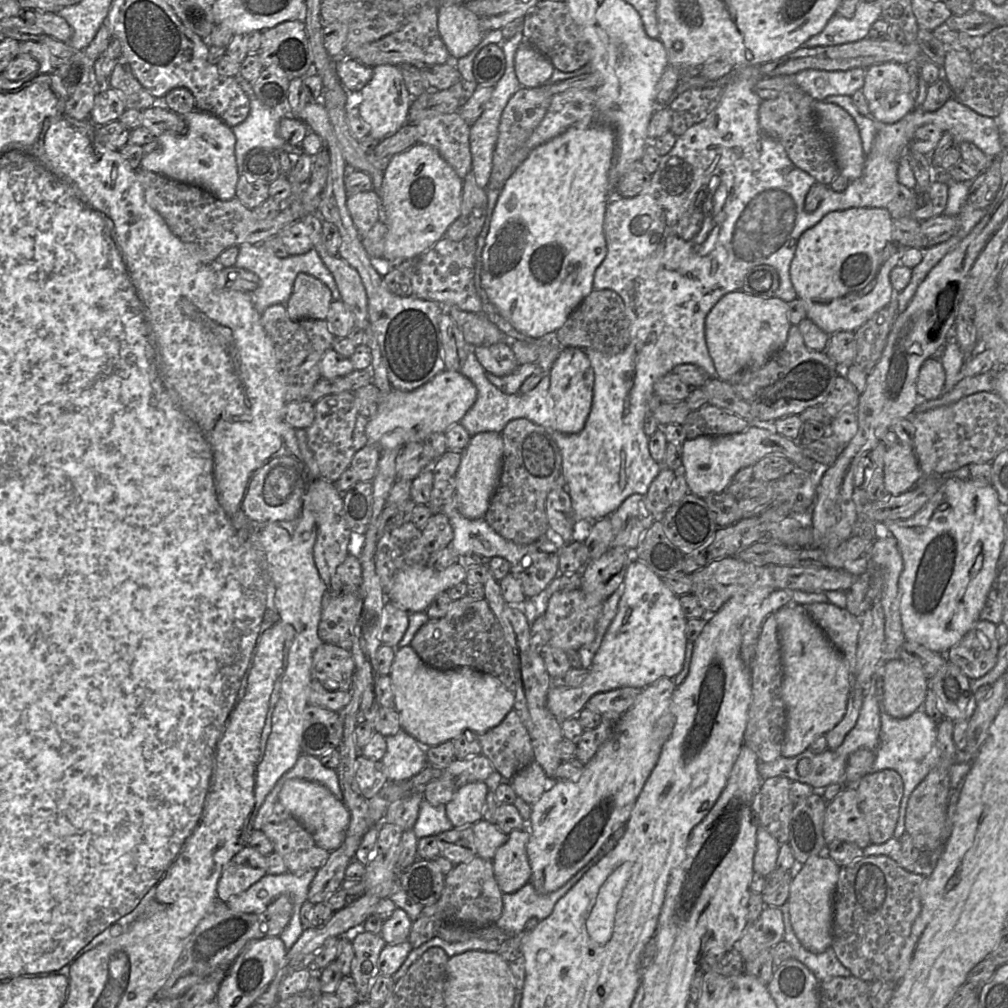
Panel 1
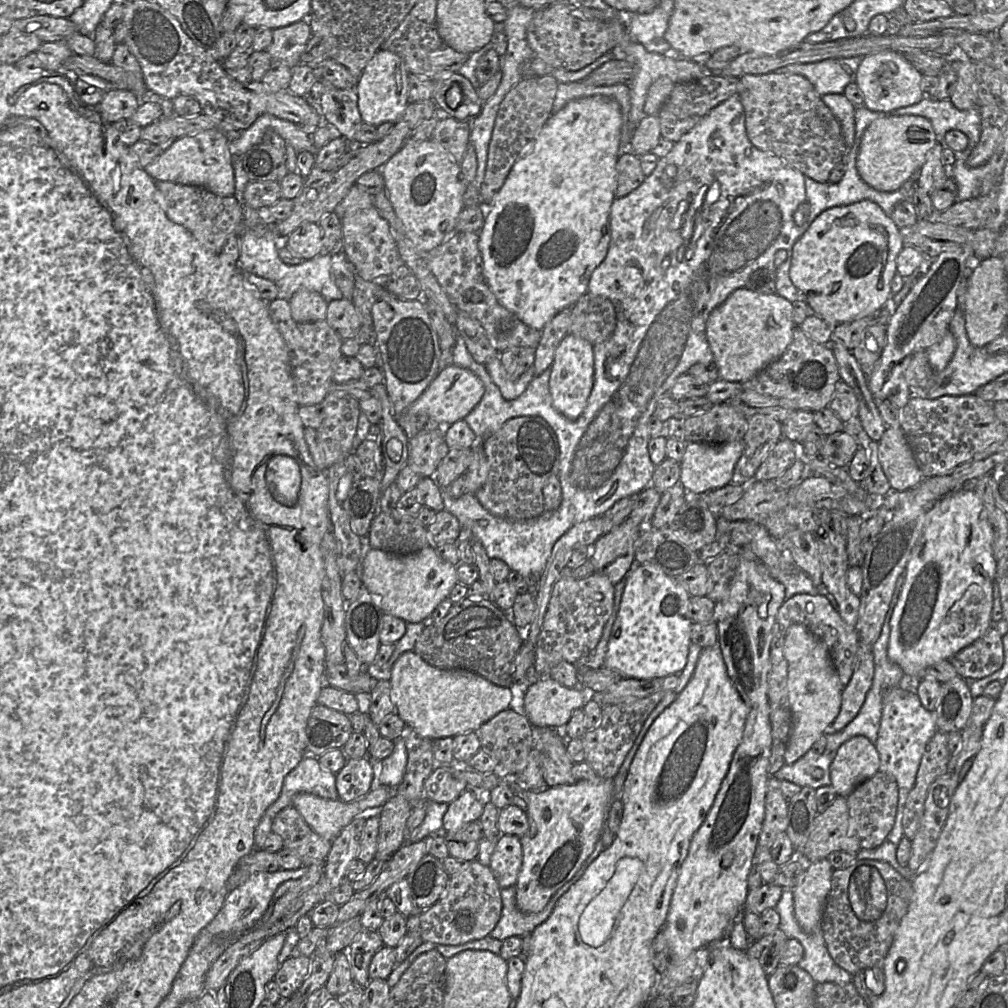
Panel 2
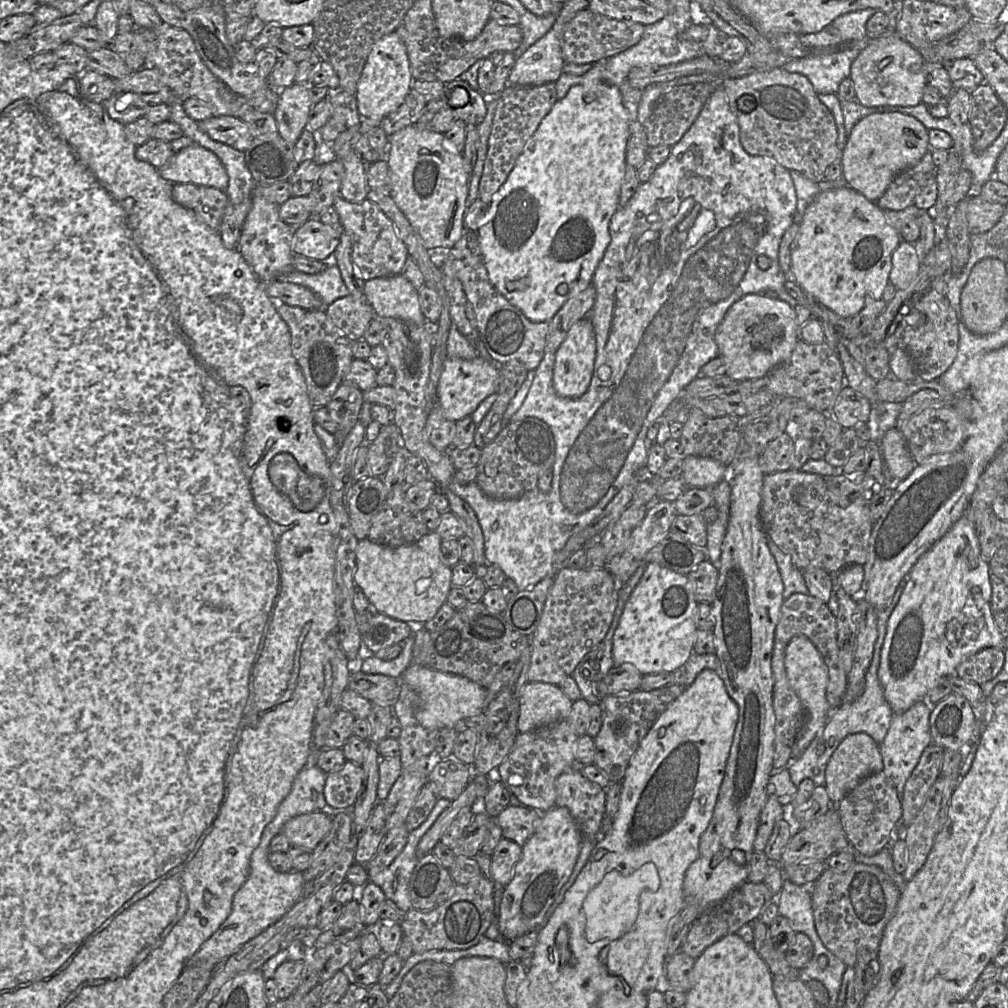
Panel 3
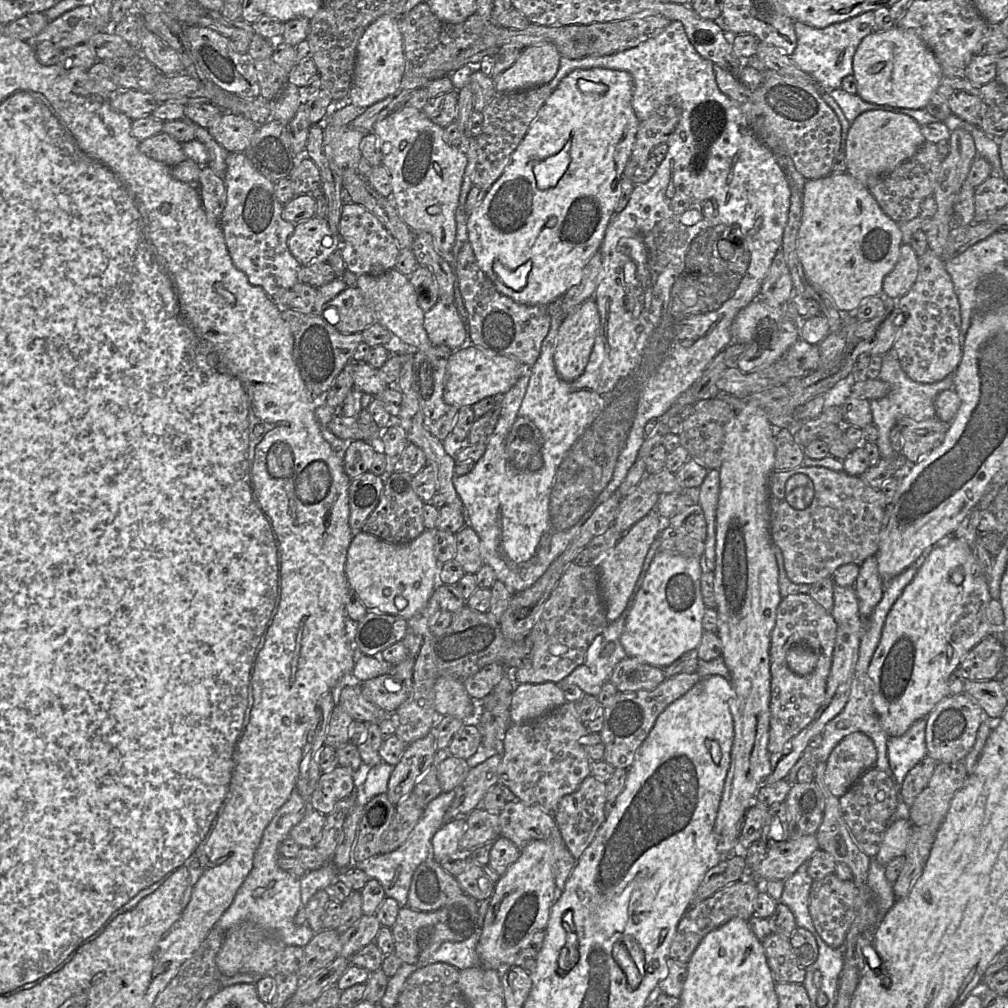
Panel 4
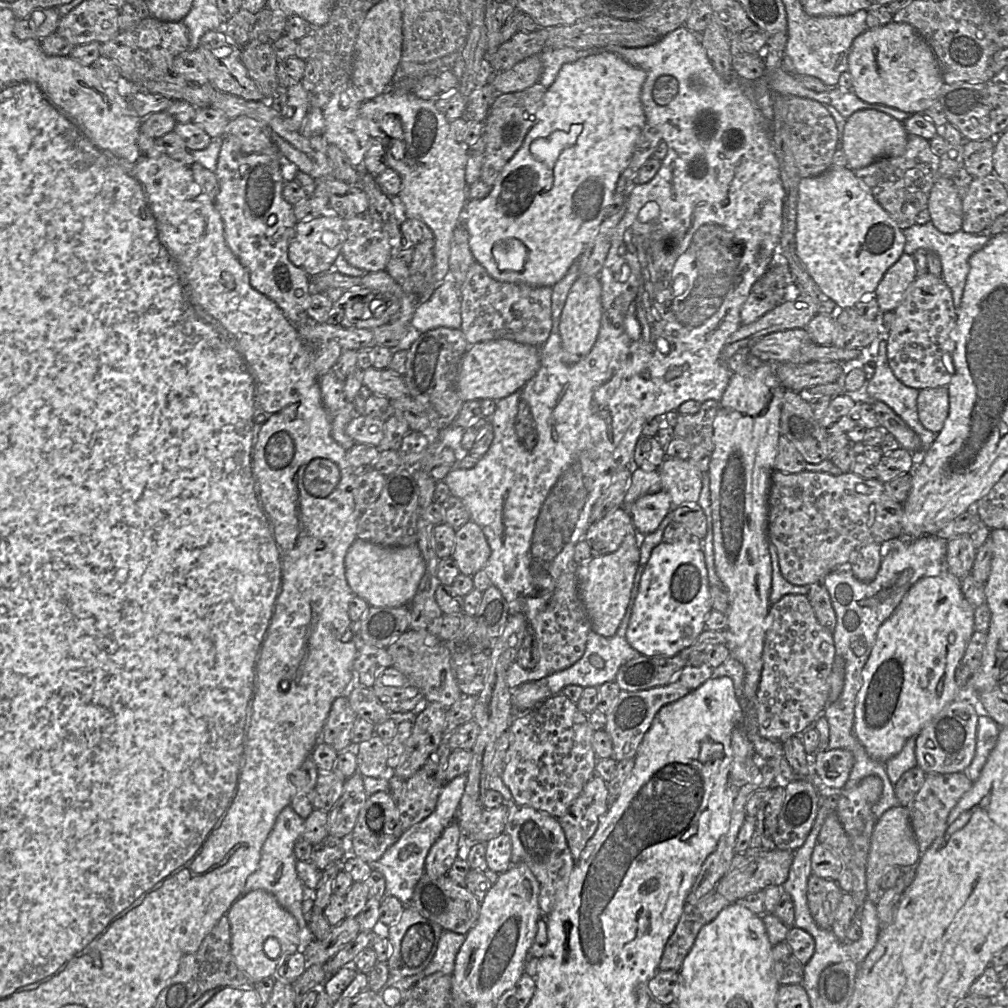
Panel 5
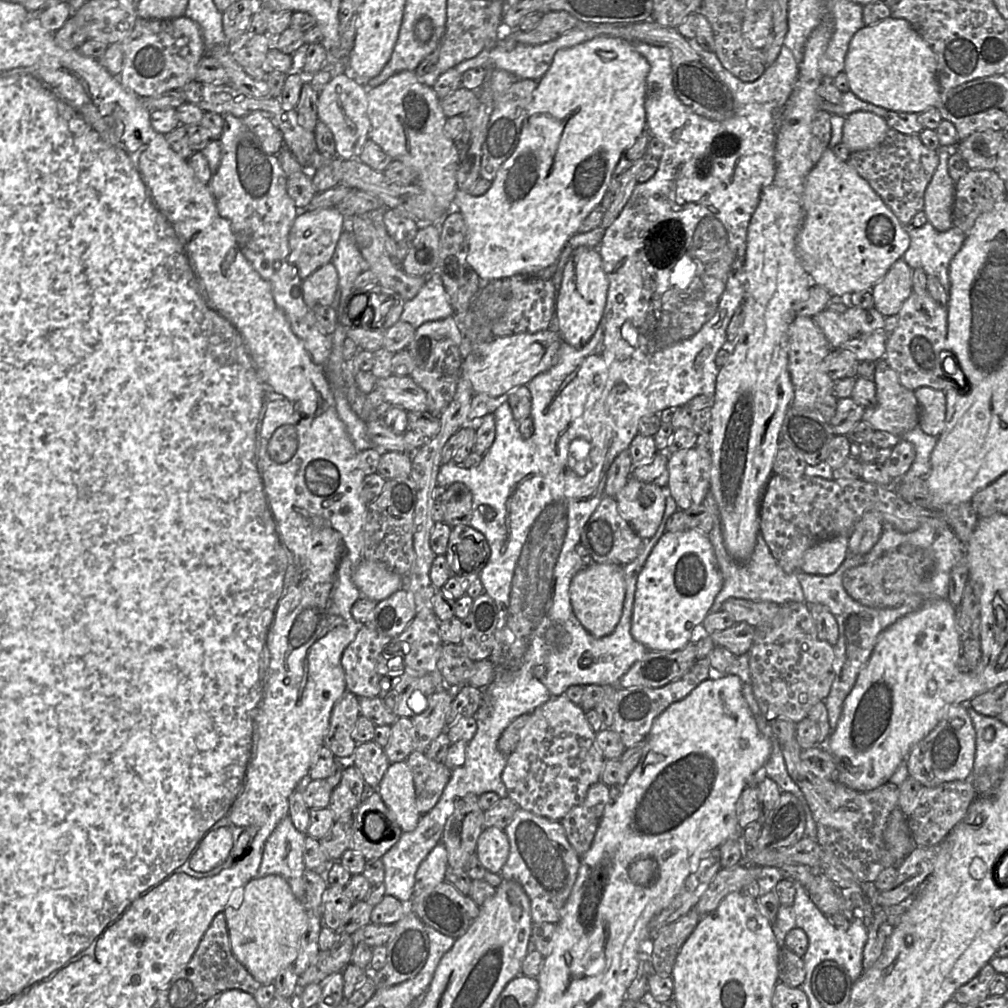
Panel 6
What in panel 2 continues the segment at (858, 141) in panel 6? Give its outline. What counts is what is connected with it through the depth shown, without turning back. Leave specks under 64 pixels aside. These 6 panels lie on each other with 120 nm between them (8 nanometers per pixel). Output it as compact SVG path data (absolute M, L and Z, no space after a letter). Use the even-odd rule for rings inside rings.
M888 116L874 120L865 130L856 159L857 171L864 182L878 191L896 191L902 184L919 172L929 151L937 144L931 122L921 116Z

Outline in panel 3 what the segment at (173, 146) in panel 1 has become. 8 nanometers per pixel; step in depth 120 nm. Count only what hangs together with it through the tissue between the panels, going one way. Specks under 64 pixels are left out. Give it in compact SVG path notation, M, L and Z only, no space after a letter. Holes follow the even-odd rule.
M195 143L175 153L158 172L172 184L193 183L223 191L228 185L227 172L218 156Z

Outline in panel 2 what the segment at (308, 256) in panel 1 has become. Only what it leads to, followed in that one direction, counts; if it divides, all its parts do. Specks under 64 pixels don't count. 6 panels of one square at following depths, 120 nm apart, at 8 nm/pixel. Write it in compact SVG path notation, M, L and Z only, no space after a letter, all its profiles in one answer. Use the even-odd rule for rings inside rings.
M252 227L244 230L240 235L240 255L237 266L242 272L249 272L271 280L278 289L279 299L289 301L293 294L300 288L318 292L327 303L343 298L341 290L336 285L336 275L354 278L350 271L350 263L342 252L333 255L319 254L312 259L303 260L298 265L284 263L278 255L278 247L285 238L278 238L272 231L266 232L263 227Z

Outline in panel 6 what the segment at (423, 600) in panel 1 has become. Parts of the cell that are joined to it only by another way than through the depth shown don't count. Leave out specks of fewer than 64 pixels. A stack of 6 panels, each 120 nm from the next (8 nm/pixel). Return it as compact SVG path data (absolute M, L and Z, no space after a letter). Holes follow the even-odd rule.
M362 560L355 568L352 580L361 596L379 602L405 587L405 578L387 565Z

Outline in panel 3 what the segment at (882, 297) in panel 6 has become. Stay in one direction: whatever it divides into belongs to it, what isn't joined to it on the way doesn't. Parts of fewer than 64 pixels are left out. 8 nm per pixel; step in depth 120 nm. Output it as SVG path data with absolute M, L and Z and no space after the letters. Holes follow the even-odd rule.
M901 241L891 256L889 283L897 290L907 288L918 274L921 261L912 243Z

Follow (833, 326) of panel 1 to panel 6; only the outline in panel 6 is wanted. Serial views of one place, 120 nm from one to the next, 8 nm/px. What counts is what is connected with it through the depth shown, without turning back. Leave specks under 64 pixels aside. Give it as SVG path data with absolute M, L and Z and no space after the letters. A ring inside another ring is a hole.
M829 147L823 152L820 160L812 168L805 180L805 187L802 198L803 204L803 223L797 236L796 253L800 263L809 275L812 284L825 288L832 296L847 297L854 292L871 291L873 286L879 282L890 266L907 250L910 244L910 237L907 227L903 226L891 209L883 202L881 197L872 189L869 183L863 179L857 171L850 166L847 161L838 159Z

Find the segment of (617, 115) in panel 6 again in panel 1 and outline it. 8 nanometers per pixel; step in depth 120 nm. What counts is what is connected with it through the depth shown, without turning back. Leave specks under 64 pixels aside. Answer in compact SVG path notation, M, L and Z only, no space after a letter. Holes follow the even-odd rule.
M595 124L589 126L587 128L580 128L580 127L570 127L564 133L560 134L559 136L549 140L548 142L536 147L533 149L526 160L516 169L516 171L510 176L510 178L506 181L505 185L503 186L501 193L497 199L496 206L493 210L489 232L486 237L485 245L481 255L481 273L480 273L480 280L481 285L485 292L487 293L490 301L499 309L503 317L510 322L510 324L519 332L535 338L539 339L546 335L547 333L556 333L566 322L569 315L581 304L581 302L593 291L593 278L594 273L597 267L602 263L604 260L607 247L606 241L603 232L603 222L604 222L604 215L606 211L607 204L609 202L609 170L611 165L615 162L615 153L617 148L617 140L615 135L613 134L610 126L603 125L603 124Z

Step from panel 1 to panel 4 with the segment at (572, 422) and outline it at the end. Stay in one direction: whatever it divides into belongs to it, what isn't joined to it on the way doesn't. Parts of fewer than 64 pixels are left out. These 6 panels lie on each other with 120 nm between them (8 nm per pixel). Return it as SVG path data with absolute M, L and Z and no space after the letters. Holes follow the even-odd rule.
M595 299L565 315L556 338L554 364L558 376L572 382L582 375L600 331L601 318Z

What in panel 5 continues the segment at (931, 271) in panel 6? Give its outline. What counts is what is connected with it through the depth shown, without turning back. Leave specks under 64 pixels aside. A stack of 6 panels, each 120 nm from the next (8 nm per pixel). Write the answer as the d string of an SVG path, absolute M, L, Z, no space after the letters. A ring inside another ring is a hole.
M931 221L920 225L916 224L905 231L904 253L912 255L918 249L935 252L941 262L941 277L950 288L955 308L959 308L966 278L969 272L969 258L972 254L982 249L990 239L990 236L983 234L970 234L959 230L952 234L940 232Z

